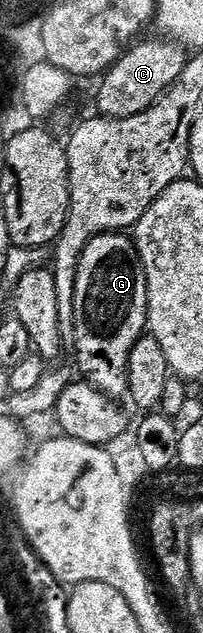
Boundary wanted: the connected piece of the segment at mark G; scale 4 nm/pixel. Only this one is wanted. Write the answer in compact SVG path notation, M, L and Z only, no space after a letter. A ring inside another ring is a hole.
M126 232L101 234L93 238L84 249L81 260L81 277L87 280L87 294L82 294L81 301L87 304L87 317L91 320L91 333L80 332L77 338L79 363L77 369L83 373L94 389L99 389L106 397L123 399L128 396L128 369L130 359L136 352L136 345L145 336L147 324L147 308L149 307L149 291L147 290L147 272L143 266L143 258L139 255L139 247Z

